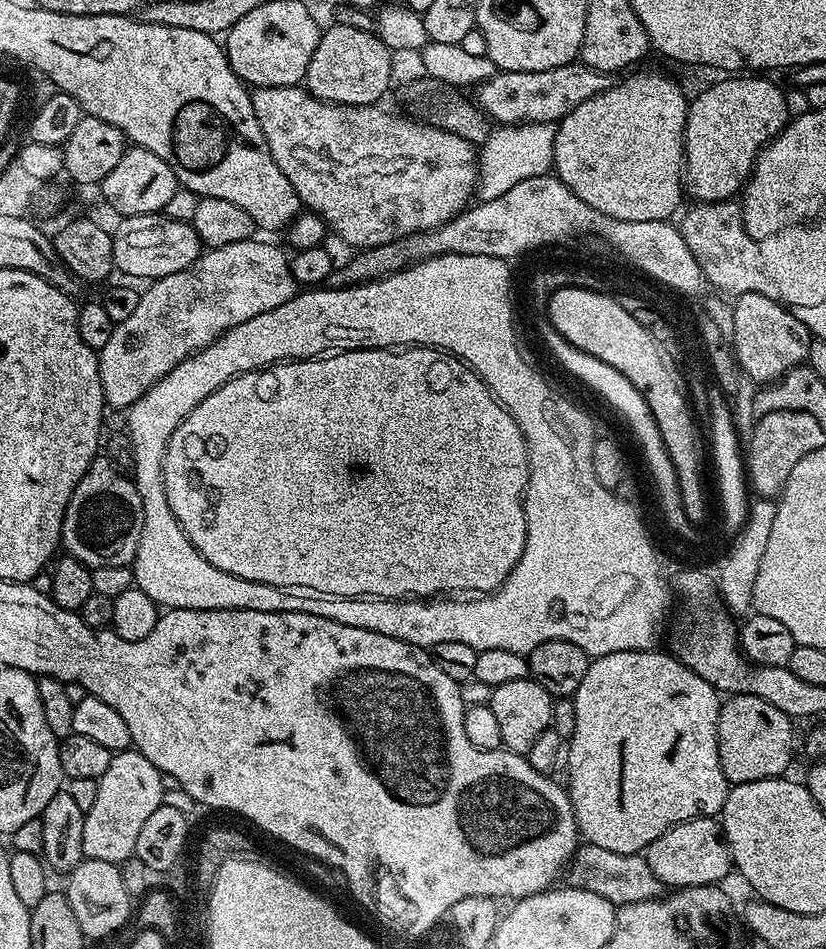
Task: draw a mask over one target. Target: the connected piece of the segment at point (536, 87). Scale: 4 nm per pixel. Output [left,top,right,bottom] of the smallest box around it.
[474,62,613,125]

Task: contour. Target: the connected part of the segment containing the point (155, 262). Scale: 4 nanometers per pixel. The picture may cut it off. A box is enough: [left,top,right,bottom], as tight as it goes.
[111,212,202,282]

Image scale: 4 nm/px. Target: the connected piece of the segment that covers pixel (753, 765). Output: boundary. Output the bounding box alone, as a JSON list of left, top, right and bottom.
[718,694,792,785]

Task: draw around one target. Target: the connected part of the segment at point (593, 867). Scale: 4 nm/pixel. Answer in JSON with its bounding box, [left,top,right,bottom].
[566,844,666,906]

